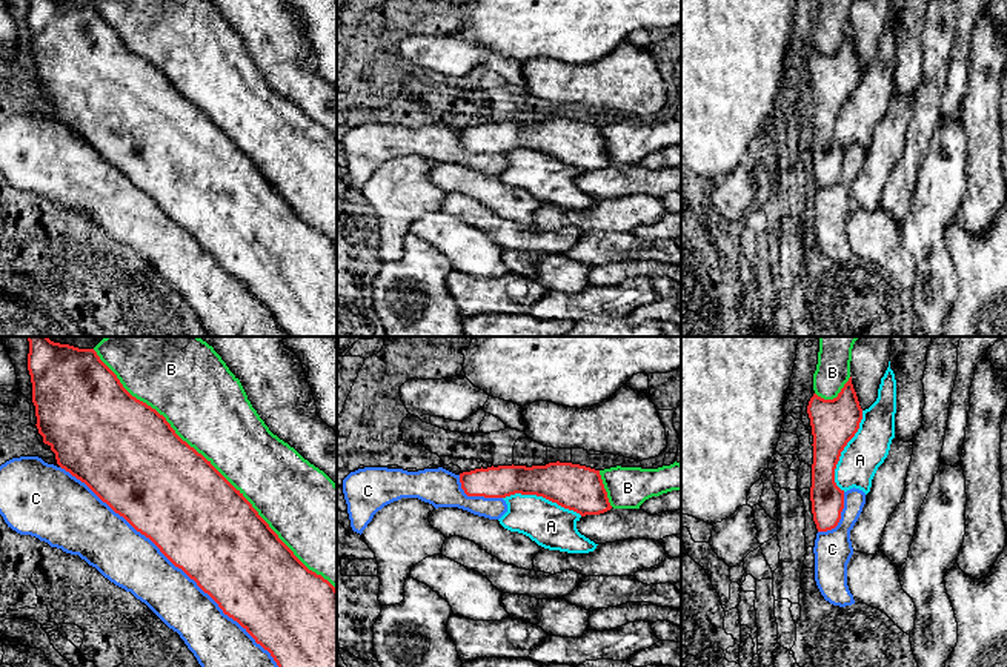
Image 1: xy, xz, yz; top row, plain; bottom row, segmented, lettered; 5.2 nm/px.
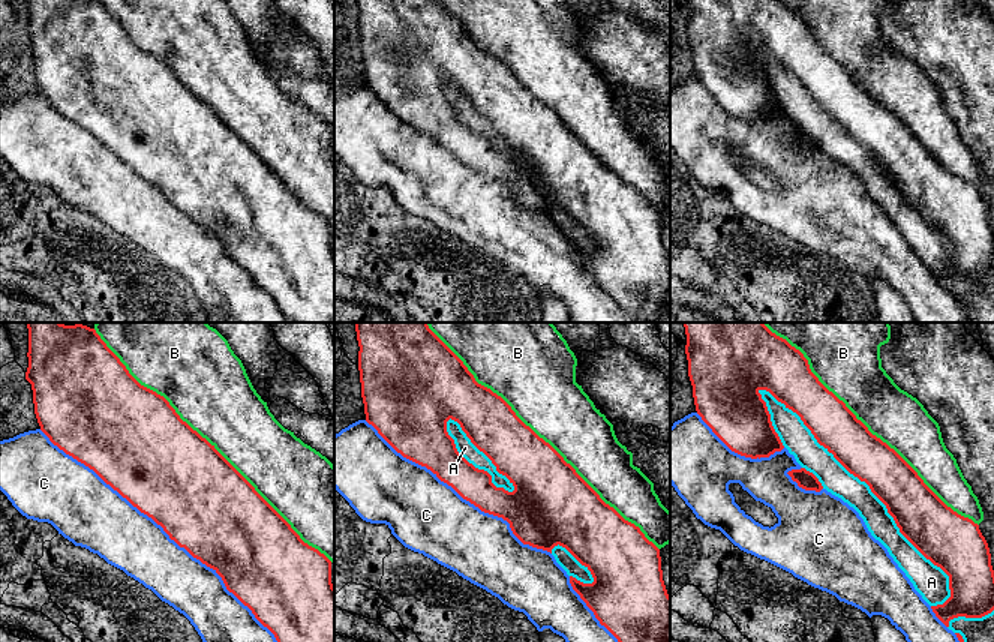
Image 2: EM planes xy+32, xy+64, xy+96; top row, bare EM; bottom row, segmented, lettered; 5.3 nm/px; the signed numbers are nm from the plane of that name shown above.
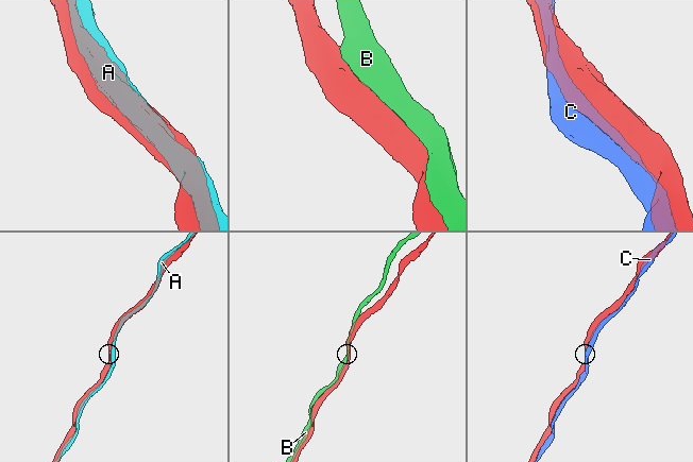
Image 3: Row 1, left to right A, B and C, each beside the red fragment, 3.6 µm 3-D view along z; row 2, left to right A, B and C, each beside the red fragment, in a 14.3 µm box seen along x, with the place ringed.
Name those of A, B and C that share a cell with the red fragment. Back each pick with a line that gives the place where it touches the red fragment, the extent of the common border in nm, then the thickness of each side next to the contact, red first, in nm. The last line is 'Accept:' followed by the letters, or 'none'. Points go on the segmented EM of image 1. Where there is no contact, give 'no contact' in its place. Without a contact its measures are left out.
Accept: none

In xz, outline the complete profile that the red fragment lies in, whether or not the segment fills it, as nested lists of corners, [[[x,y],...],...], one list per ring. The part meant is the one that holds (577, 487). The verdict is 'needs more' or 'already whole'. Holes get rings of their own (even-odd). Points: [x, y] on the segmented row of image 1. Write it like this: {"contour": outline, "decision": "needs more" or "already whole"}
{"contour": [[[572,463],[481,467],[460,473],[460,483],[467,496],[537,495],[581,516],[612,509],[600,470]]], "decision": "already whole"}

